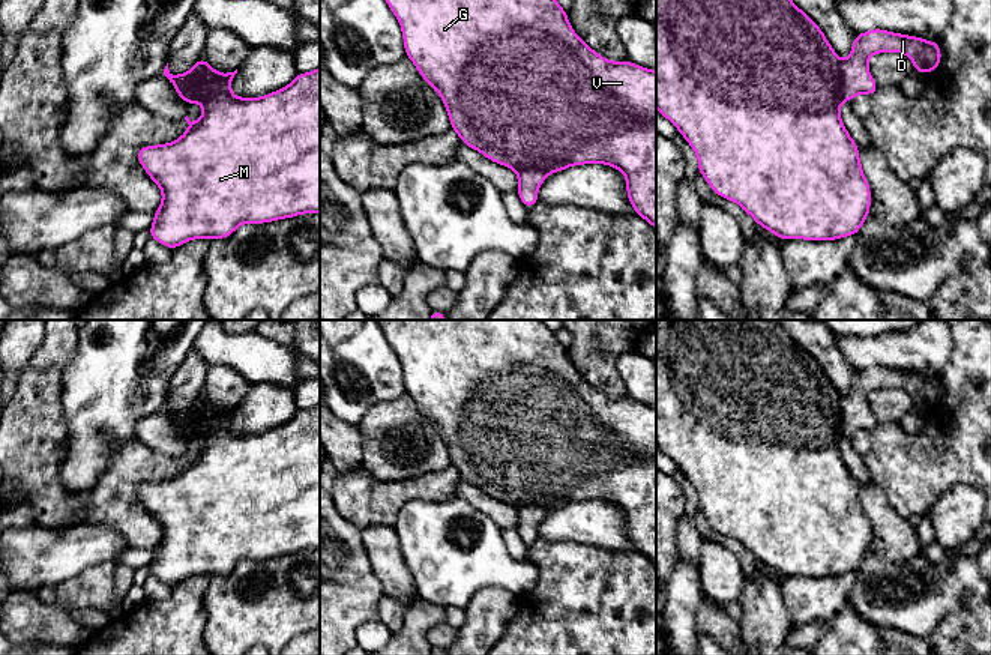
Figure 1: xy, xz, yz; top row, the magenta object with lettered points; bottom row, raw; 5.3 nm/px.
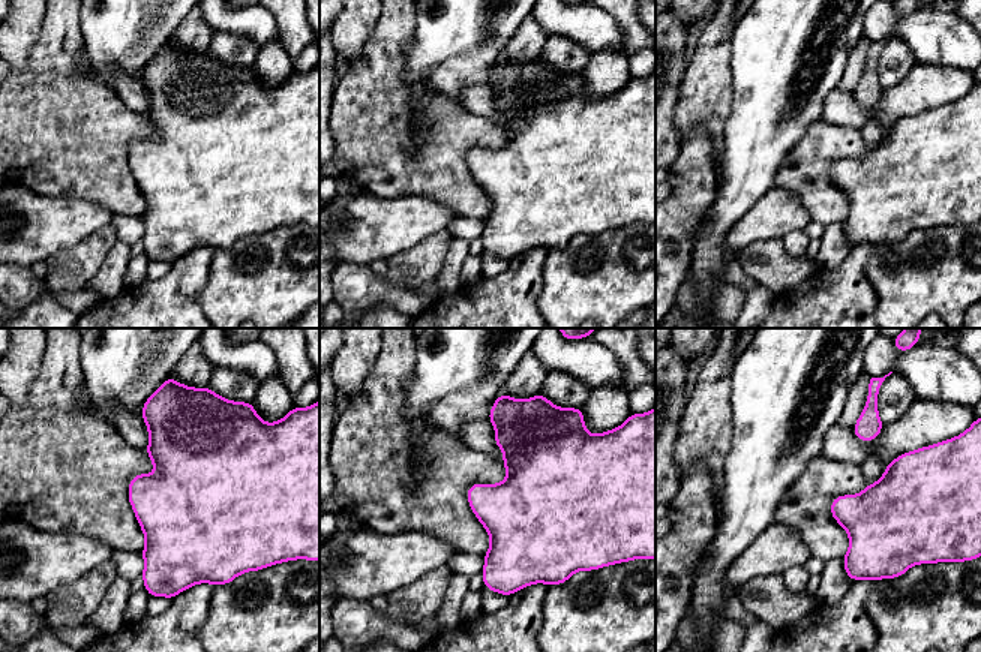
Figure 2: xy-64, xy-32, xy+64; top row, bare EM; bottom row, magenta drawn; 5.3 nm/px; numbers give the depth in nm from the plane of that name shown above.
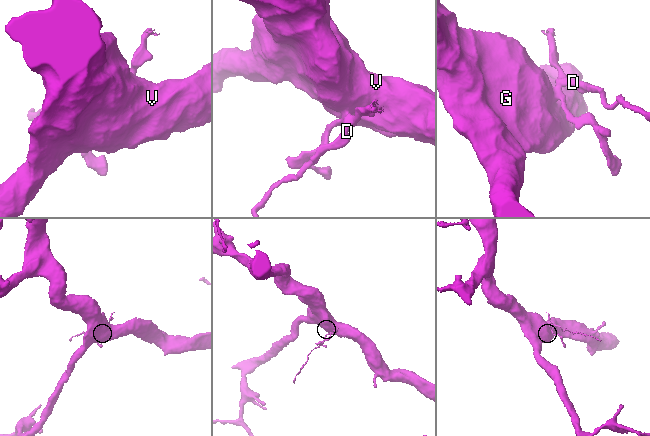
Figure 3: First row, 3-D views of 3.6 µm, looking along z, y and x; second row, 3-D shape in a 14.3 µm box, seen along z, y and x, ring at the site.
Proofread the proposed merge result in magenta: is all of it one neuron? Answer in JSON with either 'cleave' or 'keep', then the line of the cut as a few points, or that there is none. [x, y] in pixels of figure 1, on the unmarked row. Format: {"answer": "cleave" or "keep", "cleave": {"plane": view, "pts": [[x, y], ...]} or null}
{"answer": "cleave", "cleave": {"plane": "yz", "pts": [[841, 398], [841, 431], [844, 436]]}}

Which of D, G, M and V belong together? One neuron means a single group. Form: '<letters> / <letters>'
D / G M V

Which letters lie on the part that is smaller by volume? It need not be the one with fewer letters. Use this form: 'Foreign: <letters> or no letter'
Foreign: D

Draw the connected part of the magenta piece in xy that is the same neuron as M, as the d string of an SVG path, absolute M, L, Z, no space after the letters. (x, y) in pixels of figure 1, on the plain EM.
M200 394L197 400L198 398L203 400L203 404L198 407L195 415L191 413L192 404L185 410L173 412L168 407L168 400L164 406L164 412L170 416L170 419L174 422L176 430L186 439L188 443L194 439L203 442L204 449L201 451L201 454L192 460L186 452L185 457L188 458L189 464L176 478L156 482L141 482L137 488L140 502L162 527L161 542L153 550L153 560L147 566L150 569L150 574L173 587L192 575L227 575L242 560L266 560L278 556L299 553L303 550L320 550L320 403L312 409L299 409L288 422L269 431L258 434L240 434L231 431L231 418L237 410L237 406L234 409L222 410L216 409L204 394Z

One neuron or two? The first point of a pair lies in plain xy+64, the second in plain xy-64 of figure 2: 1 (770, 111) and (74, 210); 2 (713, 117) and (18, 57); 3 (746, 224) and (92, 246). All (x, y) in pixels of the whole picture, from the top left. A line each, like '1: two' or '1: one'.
1: two
2: two
3: two

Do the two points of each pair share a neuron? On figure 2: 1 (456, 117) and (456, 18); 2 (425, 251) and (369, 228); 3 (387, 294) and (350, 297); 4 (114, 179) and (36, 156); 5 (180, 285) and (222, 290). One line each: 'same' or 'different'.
1: different
2: different
3: same
4: same
5: different

